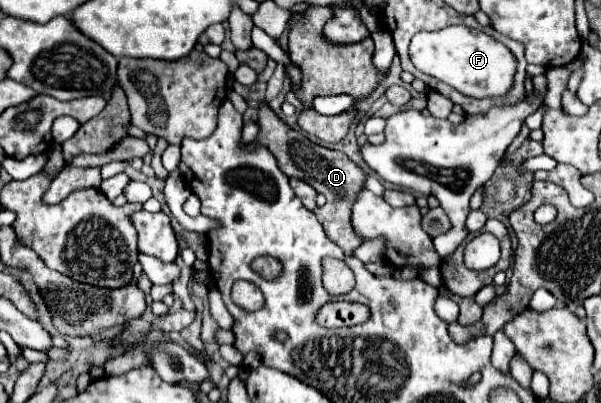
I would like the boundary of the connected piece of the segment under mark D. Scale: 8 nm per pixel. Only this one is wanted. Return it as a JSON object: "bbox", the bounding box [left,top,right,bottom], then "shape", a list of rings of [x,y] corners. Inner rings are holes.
{"bbox":[253,104,365,254],"shape":[[[267,104],[259,106],[257,120],[259,120],[261,132],[253,144],[265,144],[277,156],[281,170],[289,178],[303,178],[307,184],[311,184],[317,192],[321,192],[327,198],[327,204],[321,208],[315,208],[313,214],[321,222],[327,238],[333,240],[337,246],[341,246],[345,254],[351,254],[363,242],[363,240],[357,240],[357,236],[353,236],[353,228],[349,224],[349,208],[357,196],[357,188],[363,188],[363,178],[365,178],[363,170],[347,154],[319,146],[311,142],[307,136],[303,136],[301,132],[289,128],[283,120],[275,116],[275,112]]]}

